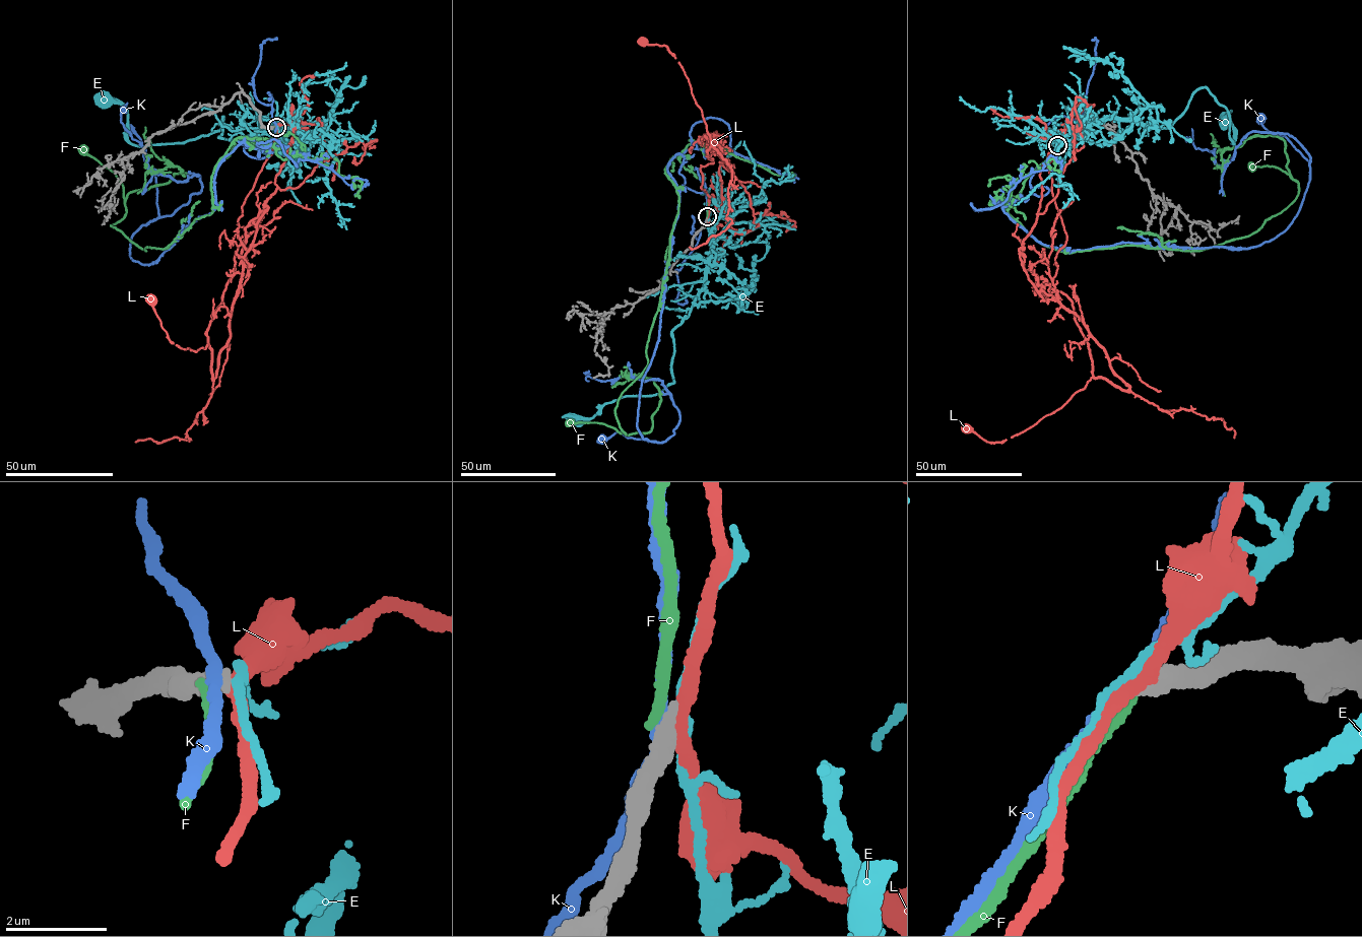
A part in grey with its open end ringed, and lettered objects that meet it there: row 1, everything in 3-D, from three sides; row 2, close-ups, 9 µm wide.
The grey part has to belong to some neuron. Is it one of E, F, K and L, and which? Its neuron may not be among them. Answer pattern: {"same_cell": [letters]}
{"same_cell": []}

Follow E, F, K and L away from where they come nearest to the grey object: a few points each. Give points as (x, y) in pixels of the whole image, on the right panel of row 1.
E: (1057, 145), (1067, 135), (1111, 118), (1168, 127), (1200, 87), (1226, 109), (1233, 145), (1229, 114), (1225, 119)
F: (1057, 145), (1002, 204), (1038, 242), (1068, 253), (1198, 251), (1248, 236), (1299, 188), (1281, 169), (1252, 166)
K: (1058, 145), (1030, 181), (1047, 193), (1002, 207), (1041, 243), (1247, 249), (1290, 224), (1310, 177), (1262, 117)
L: (1057, 144), (1047, 169), (1066, 238), (1050, 290), (1072, 302), (1092, 378), (1060, 408), (1000, 442), (968, 428)

